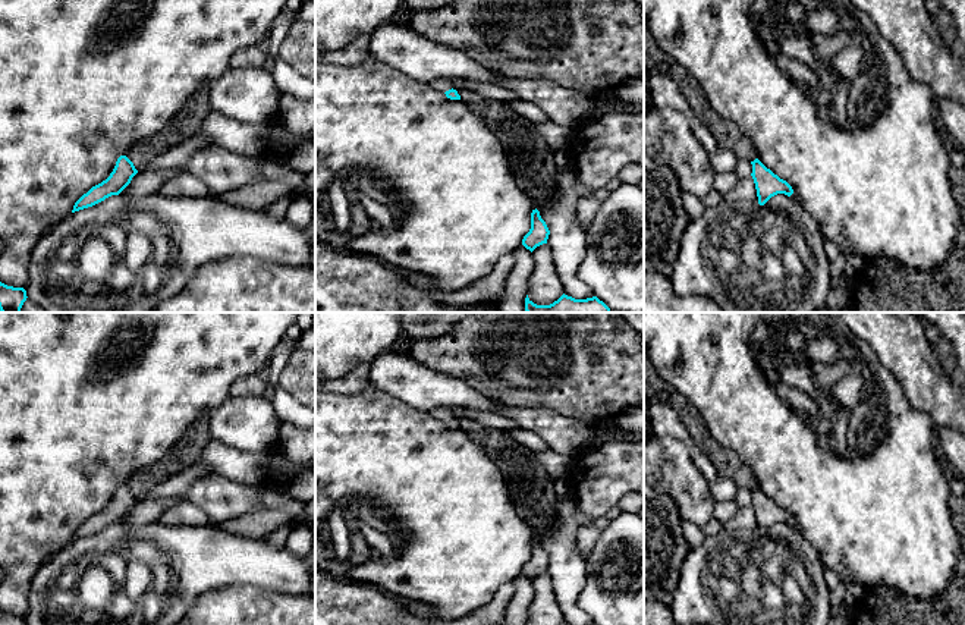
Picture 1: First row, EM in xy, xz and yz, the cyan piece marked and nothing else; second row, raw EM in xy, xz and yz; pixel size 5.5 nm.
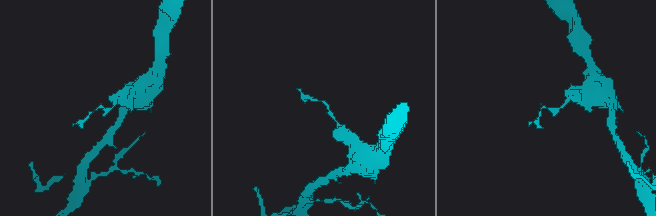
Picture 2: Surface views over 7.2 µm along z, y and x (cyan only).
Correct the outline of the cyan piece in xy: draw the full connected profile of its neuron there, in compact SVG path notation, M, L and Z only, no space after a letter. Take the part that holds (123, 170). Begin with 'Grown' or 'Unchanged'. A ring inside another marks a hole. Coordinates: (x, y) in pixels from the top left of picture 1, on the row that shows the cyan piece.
Unchanged. M120 156L110 176L84 194L75 202L72 213L92 207L111 195L119 195L136 173L133 163L126 156Z

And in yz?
Unchanged. M758 158L751 161L752 179L757 189L758 204L764 205L771 197L785 194L790 197L793 194L792 186L767 169Z

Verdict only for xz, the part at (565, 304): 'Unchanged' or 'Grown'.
Unchanged

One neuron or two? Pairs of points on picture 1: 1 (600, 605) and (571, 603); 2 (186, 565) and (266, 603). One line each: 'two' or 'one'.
1: two
2: two

